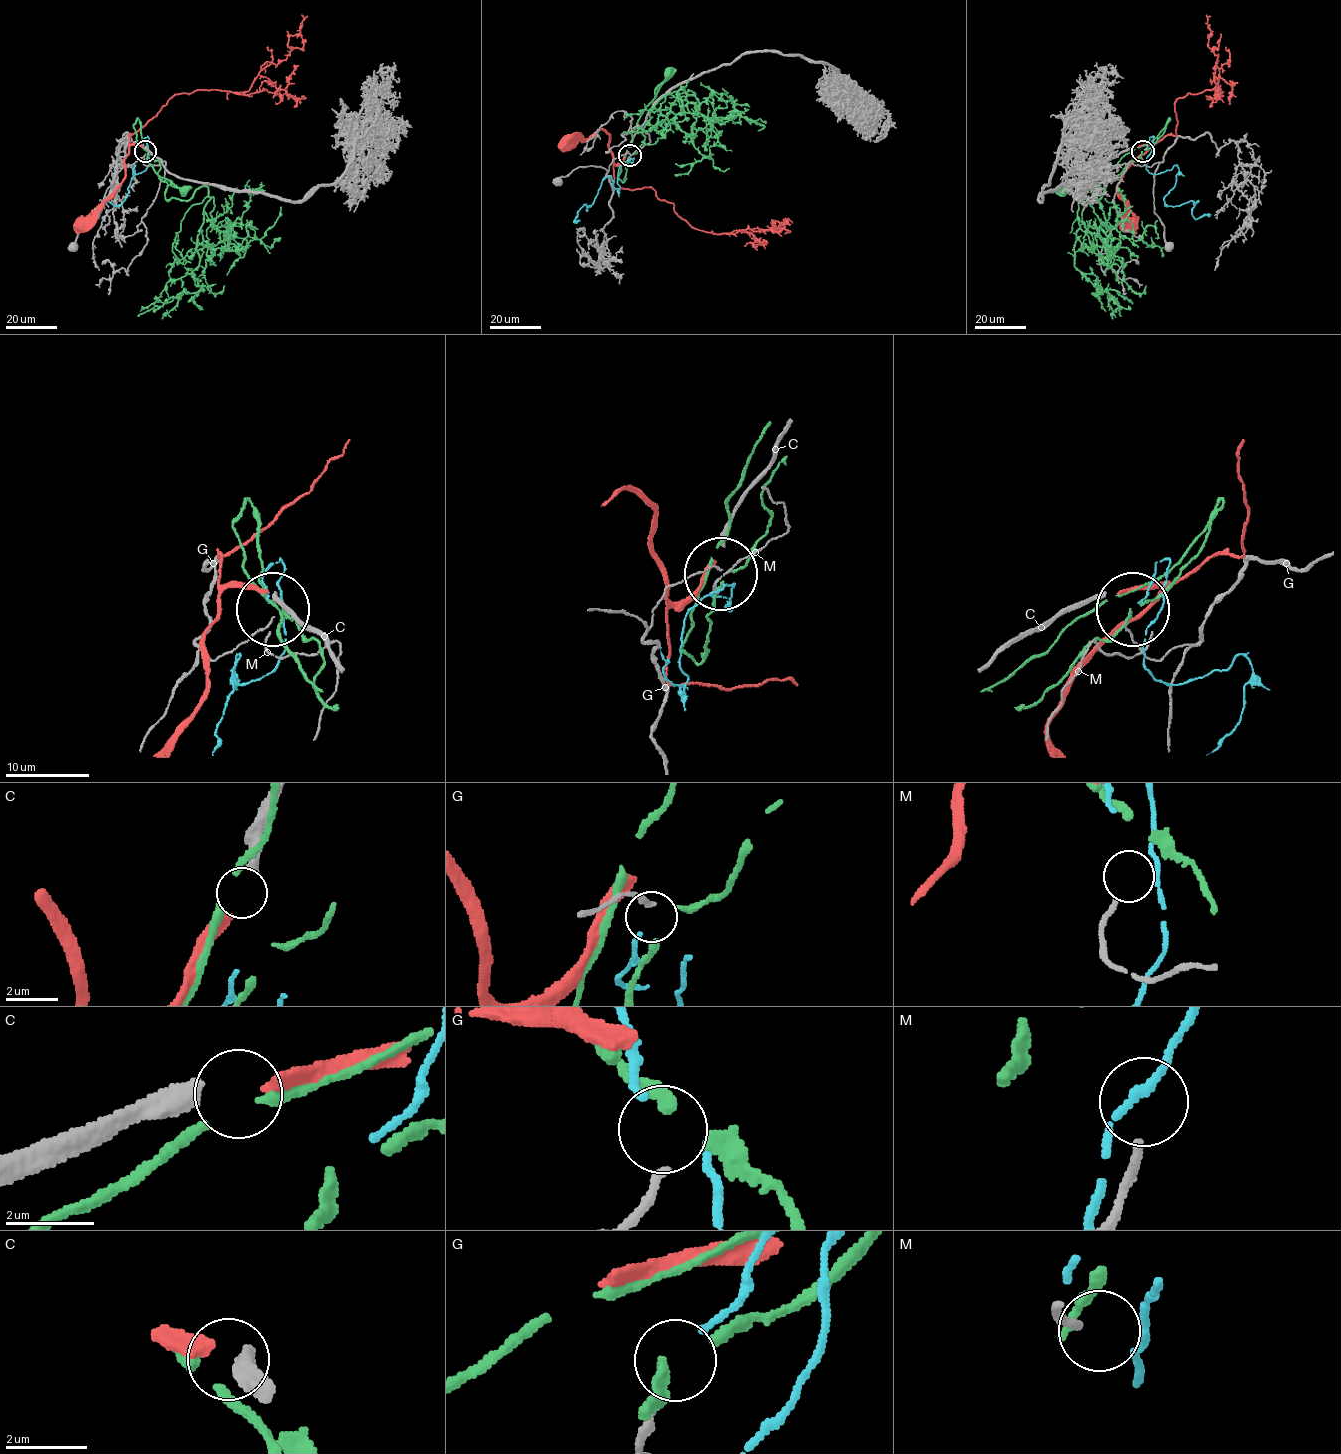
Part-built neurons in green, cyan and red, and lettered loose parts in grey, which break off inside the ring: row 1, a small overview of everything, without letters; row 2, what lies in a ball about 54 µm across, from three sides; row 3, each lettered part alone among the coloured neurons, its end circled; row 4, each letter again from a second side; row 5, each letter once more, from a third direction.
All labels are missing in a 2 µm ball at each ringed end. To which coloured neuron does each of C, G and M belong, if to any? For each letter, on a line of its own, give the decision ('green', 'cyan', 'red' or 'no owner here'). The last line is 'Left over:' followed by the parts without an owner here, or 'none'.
C: red
G: cyan
M: no owner here
Left over: M

